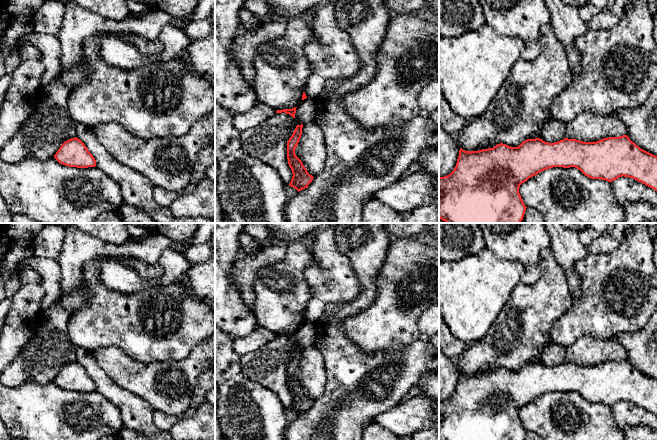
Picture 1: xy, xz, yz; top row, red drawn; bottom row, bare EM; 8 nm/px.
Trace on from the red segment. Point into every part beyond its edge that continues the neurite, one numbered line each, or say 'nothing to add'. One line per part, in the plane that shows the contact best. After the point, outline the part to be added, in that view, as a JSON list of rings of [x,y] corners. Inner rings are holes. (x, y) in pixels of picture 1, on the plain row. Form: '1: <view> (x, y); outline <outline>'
nothing to add

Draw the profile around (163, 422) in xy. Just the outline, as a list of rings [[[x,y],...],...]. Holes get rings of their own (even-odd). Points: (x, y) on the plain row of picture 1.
[[[154,411],[153,422],[154,425],[161,431],[169,431],[173,424],[180,418],[175,418],[170,415],[166,415],[161,411]]]

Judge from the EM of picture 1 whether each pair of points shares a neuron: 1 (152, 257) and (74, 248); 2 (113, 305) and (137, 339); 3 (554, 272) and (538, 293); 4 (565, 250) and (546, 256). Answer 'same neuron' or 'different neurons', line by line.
1: same neuron
2: same neuron
3: same neuron
4: different neurons

